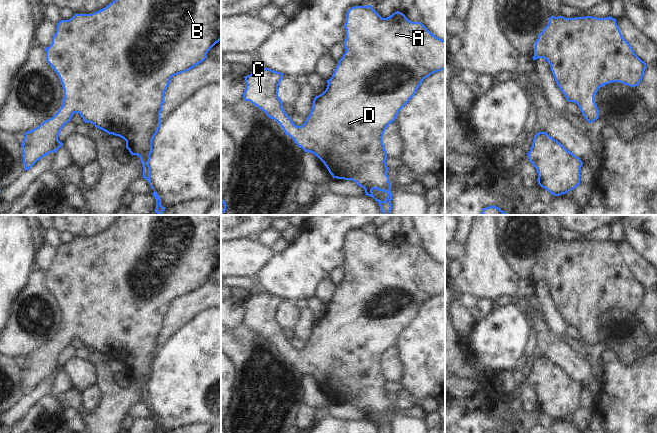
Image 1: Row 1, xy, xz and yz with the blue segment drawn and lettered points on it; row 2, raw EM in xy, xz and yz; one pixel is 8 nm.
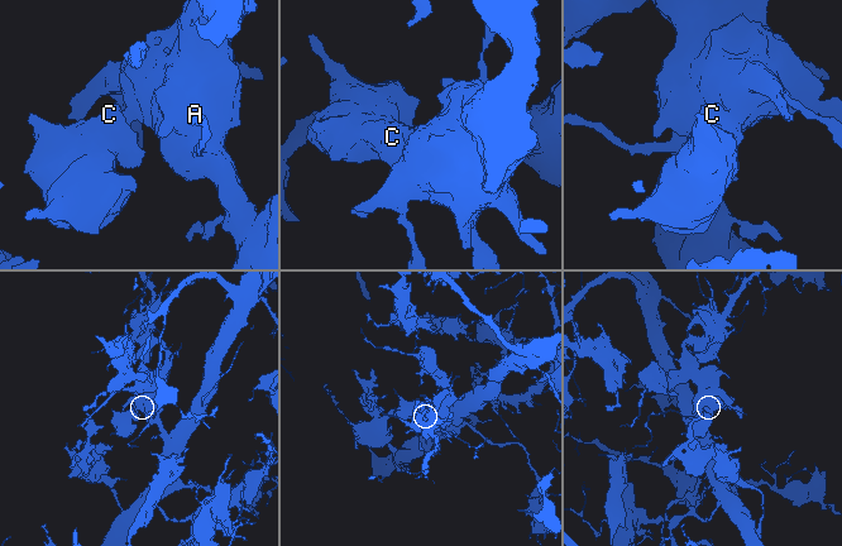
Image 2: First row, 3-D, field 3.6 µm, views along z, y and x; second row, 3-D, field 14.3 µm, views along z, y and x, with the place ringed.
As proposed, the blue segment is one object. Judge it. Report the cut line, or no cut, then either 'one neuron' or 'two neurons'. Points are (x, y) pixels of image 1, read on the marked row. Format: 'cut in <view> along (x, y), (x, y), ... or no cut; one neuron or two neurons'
no cut; one neuron

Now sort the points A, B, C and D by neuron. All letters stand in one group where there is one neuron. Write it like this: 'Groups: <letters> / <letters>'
Groups: A B C D.

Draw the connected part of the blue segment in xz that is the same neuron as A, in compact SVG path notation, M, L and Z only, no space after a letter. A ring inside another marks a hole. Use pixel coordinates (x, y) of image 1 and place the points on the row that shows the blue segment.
M371 5L350 8L346 15L345 29L346 51L338 60L332 77L327 80L326 90L315 96L311 112L302 126L296 126L283 109L283 102L278 96L278 86L284 75L281 72L265 68L244 76L246 89L243 98L278 122L285 134L305 152L311 152L317 156L333 178L354 181L365 190L365 195L378 202L383 215L390 215L392 193L387 175L389 168L385 162L388 156L382 137L389 124L397 118L399 111L414 96L422 81L435 72L445 70L445 40L437 38L421 22L411 22L399 11L387 18L382 18ZM373 189L386 192L387 199L381 201L375 198Z

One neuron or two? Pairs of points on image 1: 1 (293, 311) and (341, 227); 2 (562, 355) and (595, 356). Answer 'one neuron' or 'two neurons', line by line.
1: two neurons
2: two neurons

